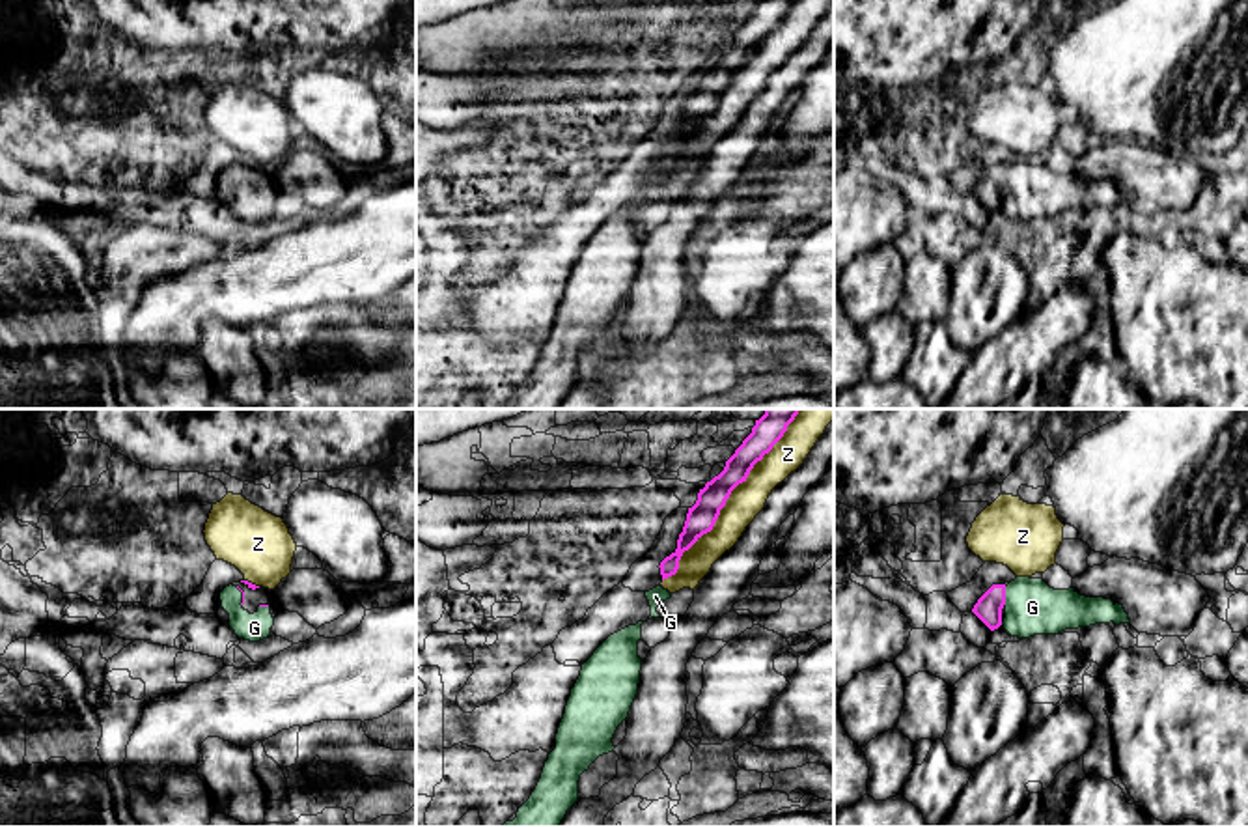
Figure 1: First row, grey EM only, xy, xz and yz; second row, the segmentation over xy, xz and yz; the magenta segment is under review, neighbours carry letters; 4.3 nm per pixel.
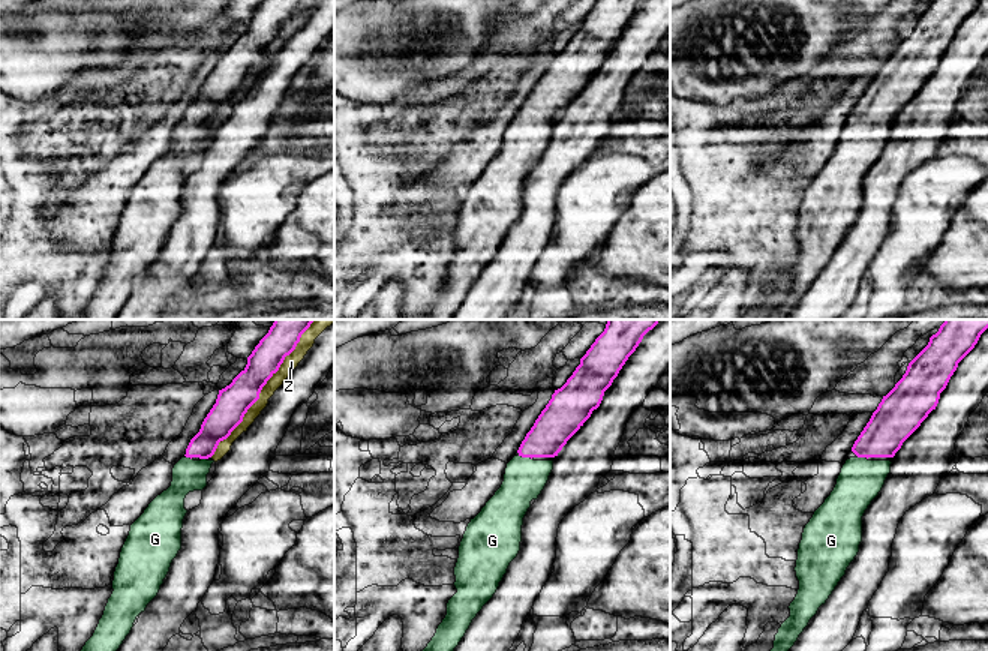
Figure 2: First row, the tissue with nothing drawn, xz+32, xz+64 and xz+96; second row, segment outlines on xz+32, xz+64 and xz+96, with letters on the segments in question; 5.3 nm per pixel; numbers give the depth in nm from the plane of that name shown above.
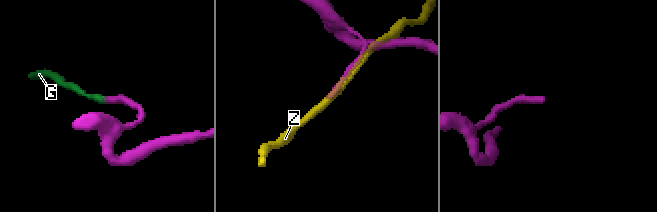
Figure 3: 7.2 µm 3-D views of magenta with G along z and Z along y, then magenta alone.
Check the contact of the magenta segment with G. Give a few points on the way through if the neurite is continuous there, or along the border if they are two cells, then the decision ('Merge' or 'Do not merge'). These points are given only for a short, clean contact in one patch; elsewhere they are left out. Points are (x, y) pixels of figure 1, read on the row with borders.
Merge

